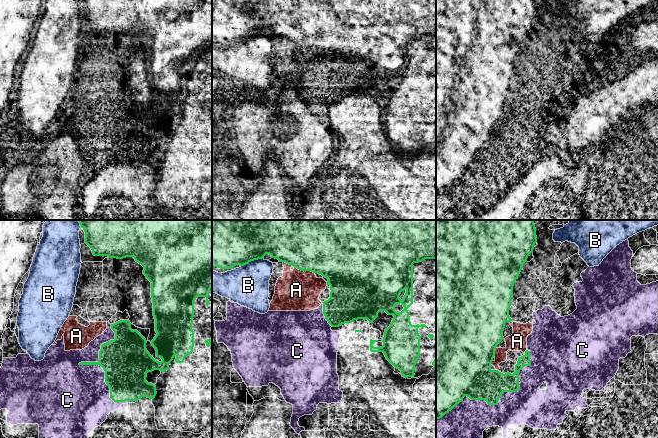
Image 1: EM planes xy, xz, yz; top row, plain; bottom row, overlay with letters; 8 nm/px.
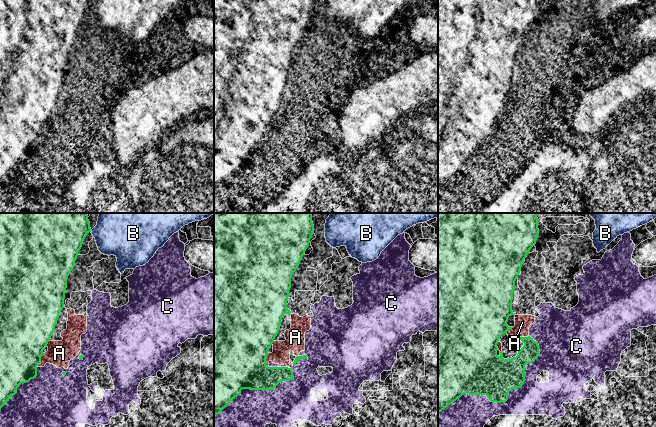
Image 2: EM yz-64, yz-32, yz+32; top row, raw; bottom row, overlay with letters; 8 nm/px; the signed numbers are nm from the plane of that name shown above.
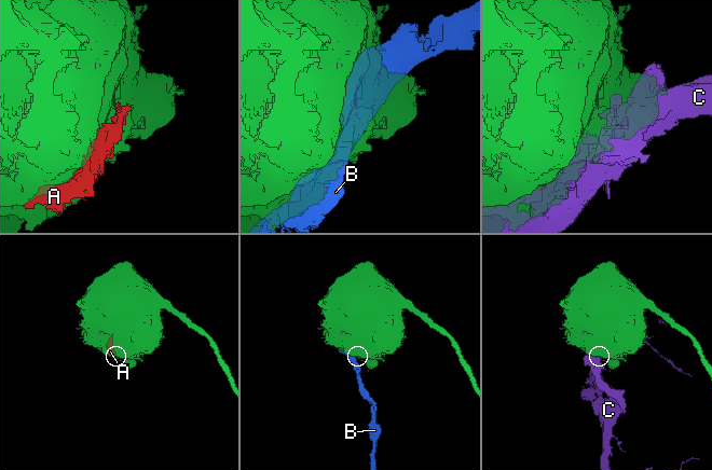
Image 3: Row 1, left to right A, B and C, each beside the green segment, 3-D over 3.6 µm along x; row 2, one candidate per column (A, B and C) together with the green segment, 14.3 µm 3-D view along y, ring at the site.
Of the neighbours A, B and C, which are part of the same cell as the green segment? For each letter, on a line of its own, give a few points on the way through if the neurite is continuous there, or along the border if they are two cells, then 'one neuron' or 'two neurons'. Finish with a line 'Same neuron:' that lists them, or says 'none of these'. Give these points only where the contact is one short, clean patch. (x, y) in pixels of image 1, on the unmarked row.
A: two neurons
B: two neurons
C: two neurons
Same neuron: none of these

